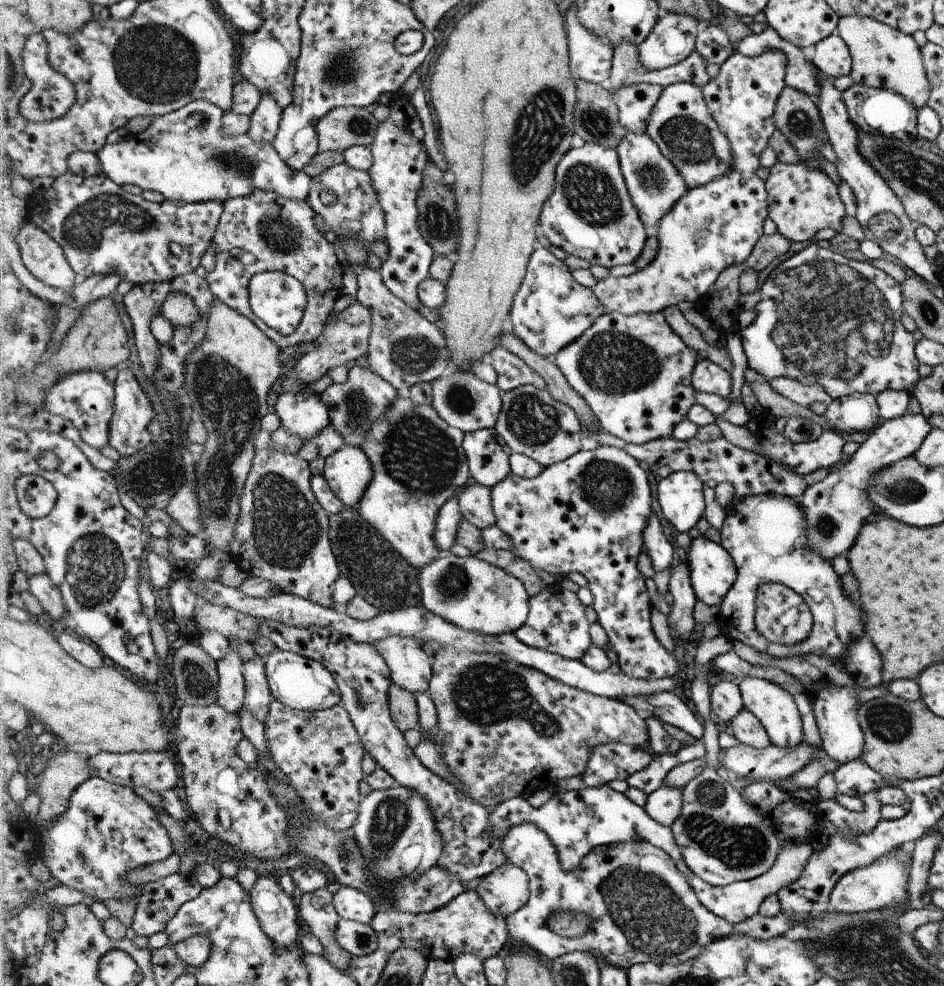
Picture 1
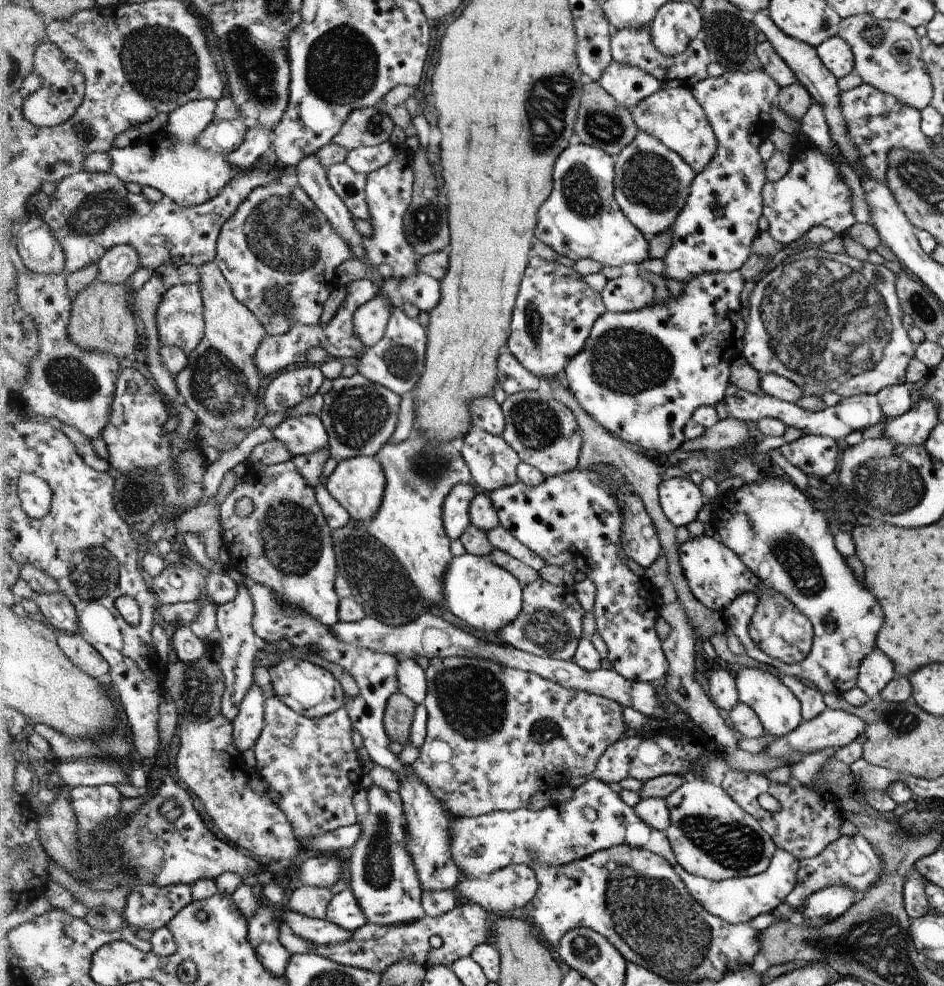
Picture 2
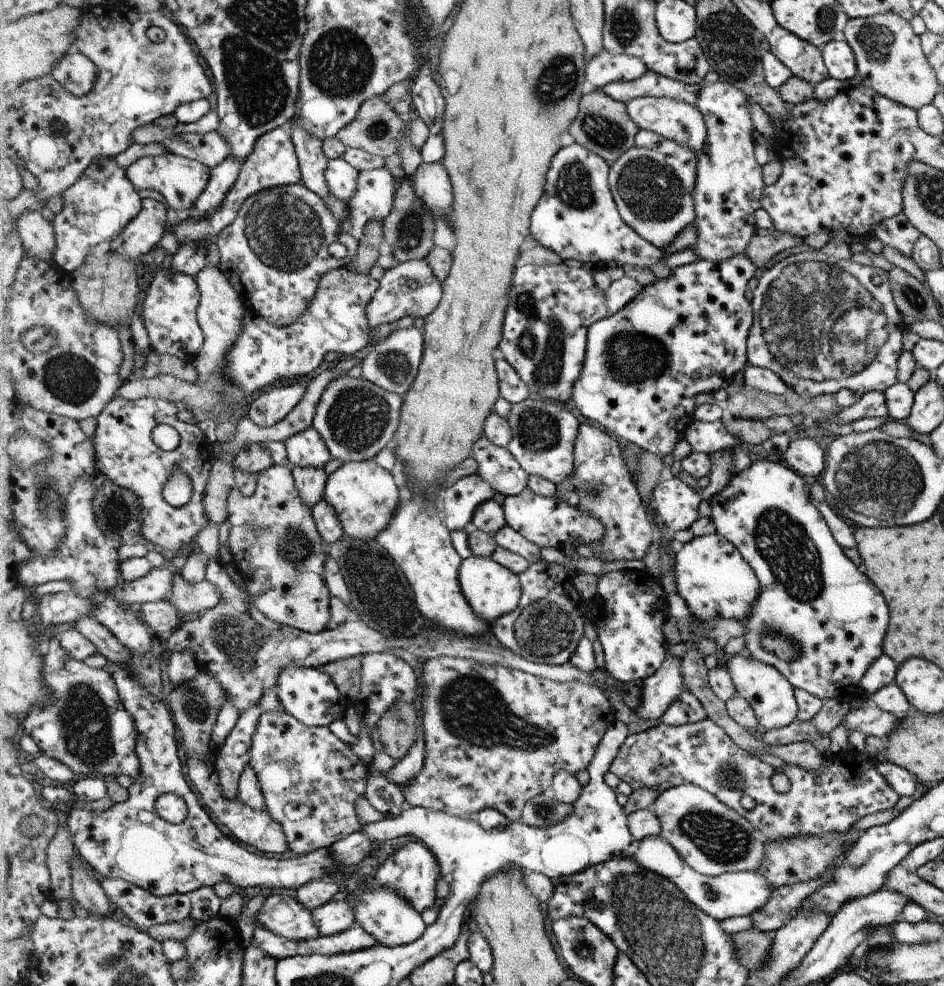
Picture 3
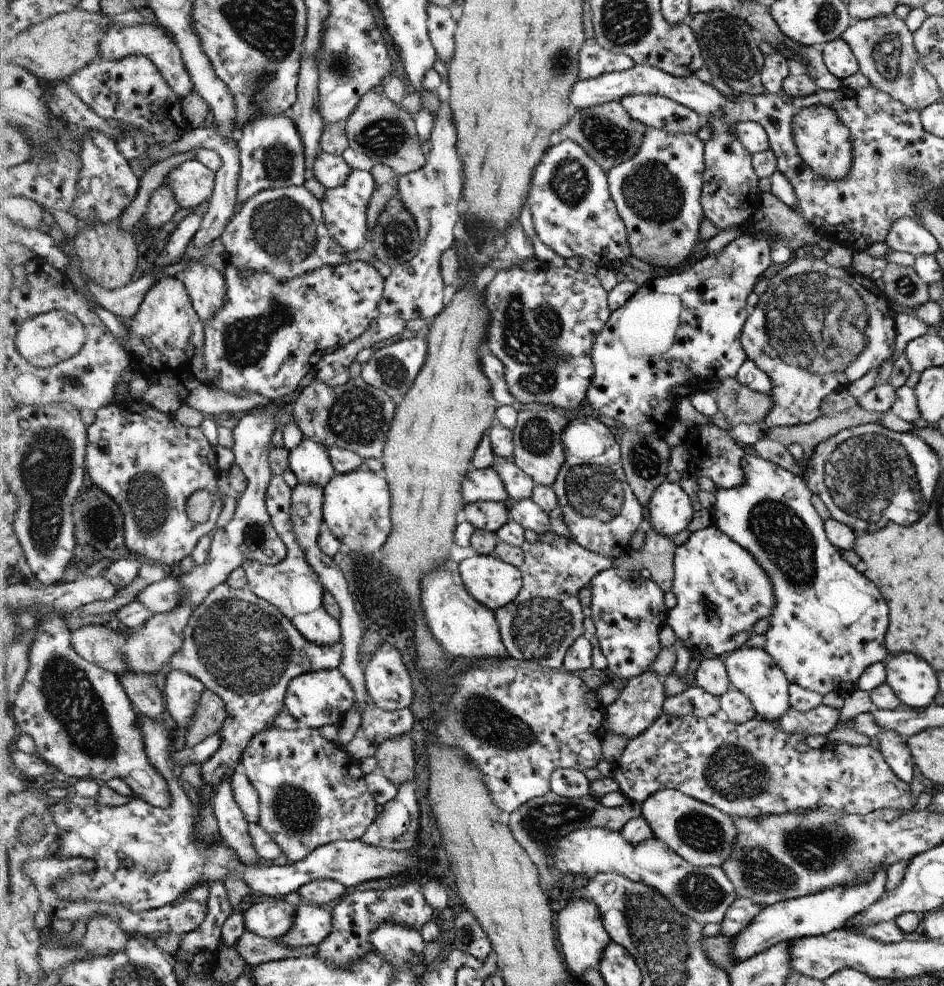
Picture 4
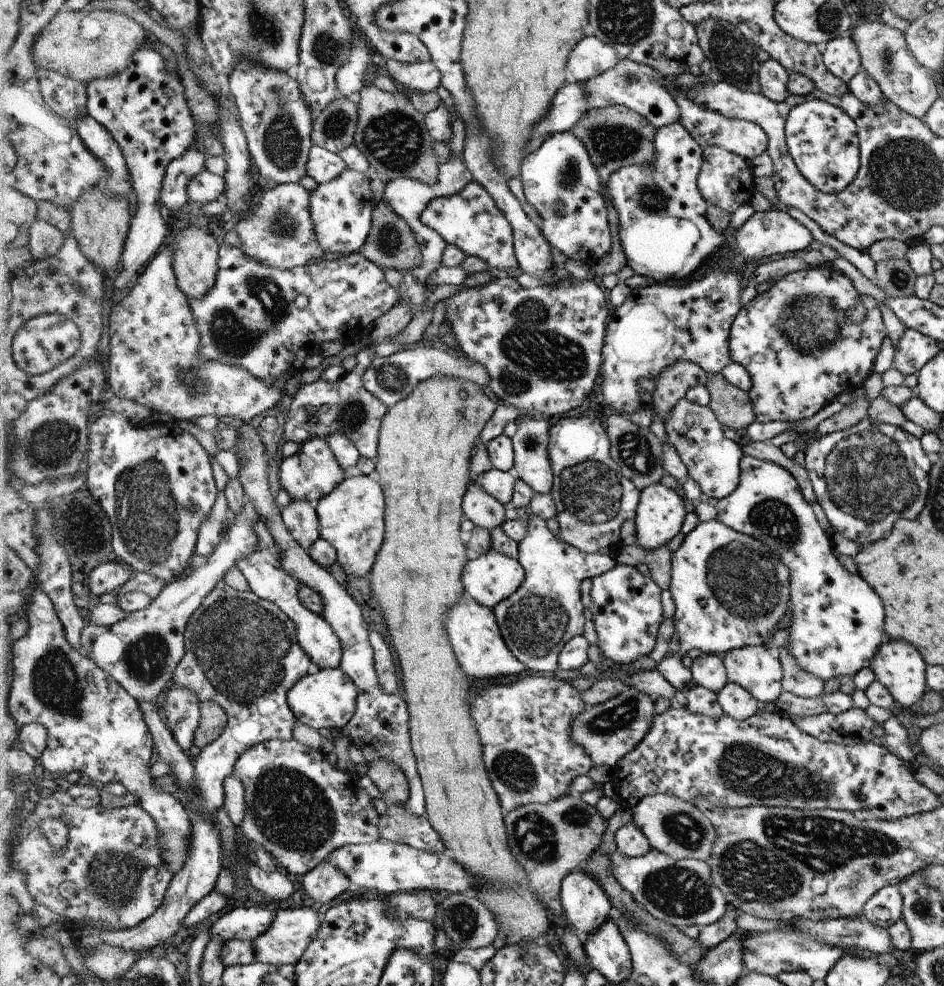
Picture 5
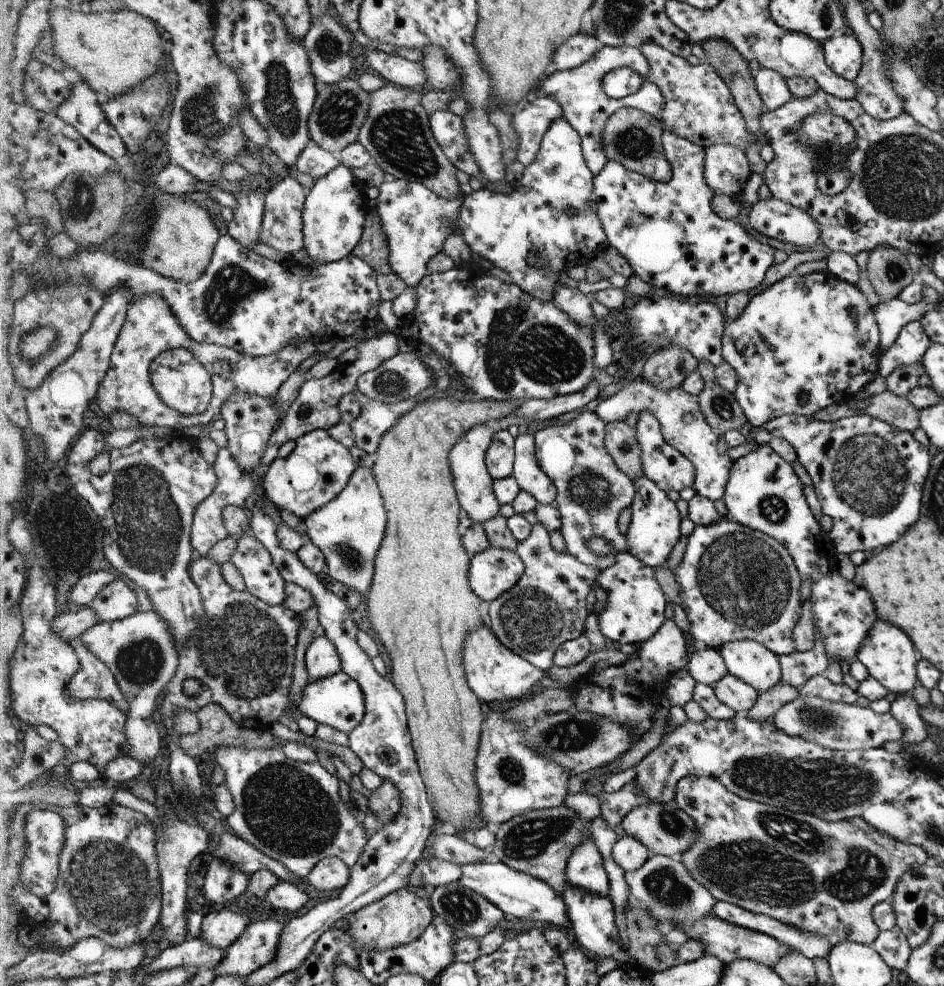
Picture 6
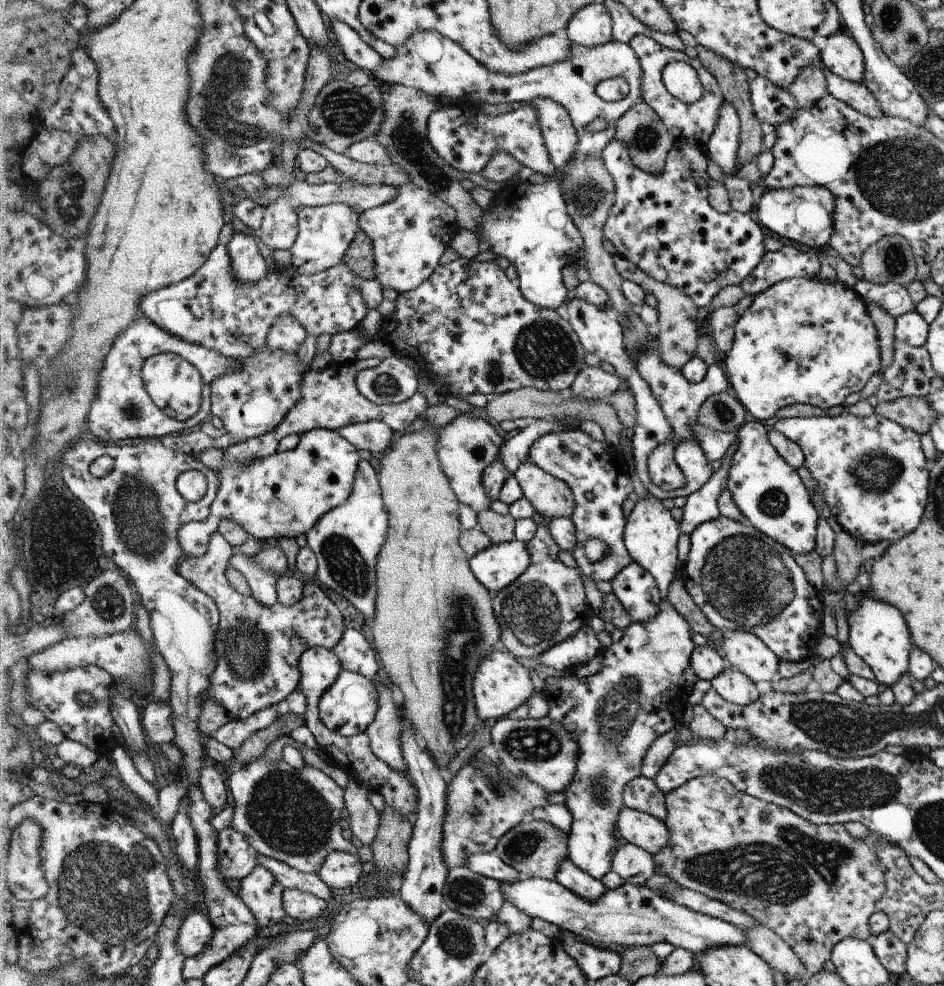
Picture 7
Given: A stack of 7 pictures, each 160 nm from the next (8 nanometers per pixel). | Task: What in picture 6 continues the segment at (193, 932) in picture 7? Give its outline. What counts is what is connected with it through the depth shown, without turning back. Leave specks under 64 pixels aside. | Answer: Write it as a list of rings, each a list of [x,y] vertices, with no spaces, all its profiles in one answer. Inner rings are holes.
[[[231,907],[215,909],[205,916],[200,939],[227,950],[238,942],[250,924],[249,916],[240,910]]]

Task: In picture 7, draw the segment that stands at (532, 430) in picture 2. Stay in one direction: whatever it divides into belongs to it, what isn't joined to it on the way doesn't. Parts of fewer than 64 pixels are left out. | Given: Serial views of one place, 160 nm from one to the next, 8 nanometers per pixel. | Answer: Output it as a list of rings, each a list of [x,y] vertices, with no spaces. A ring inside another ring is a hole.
[[[529,459],[524,461],[514,476],[523,489],[523,496],[544,518],[571,517],[575,512],[575,494],[562,480],[543,471]]]

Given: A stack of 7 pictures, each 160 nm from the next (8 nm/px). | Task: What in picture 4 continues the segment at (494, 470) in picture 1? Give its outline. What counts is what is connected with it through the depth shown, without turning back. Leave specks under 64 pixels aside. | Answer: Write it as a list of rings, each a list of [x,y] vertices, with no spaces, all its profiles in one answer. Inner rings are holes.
[[[496,457],[493,467],[499,472],[506,486],[510,500],[517,503],[531,498],[535,482],[512,459]]]

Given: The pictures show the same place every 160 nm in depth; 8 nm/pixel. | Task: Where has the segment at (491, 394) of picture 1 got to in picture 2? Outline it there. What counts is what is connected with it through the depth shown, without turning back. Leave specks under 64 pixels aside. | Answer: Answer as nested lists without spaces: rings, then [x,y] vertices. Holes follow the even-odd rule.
[[[493,396],[477,398],[469,407],[472,427],[484,429],[486,432],[500,437],[506,429],[506,415],[503,407]]]

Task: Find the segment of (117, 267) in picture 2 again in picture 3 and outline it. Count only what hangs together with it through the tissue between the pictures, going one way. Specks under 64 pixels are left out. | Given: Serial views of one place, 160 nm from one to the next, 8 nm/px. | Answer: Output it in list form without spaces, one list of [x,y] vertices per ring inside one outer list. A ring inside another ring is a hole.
[[[143,199],[142,212],[129,223],[125,230],[124,255],[131,259],[140,258],[159,246],[160,240],[166,236],[168,225],[168,204],[161,199]]]

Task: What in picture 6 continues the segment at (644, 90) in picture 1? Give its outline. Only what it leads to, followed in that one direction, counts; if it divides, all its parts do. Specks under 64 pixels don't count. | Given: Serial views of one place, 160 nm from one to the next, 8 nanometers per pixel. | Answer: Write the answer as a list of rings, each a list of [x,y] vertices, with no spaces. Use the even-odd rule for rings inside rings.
[[[581,32],[569,38],[562,46],[556,48],[552,70],[562,72],[578,68],[592,60],[598,50],[602,50],[602,44],[594,37],[584,35]]]

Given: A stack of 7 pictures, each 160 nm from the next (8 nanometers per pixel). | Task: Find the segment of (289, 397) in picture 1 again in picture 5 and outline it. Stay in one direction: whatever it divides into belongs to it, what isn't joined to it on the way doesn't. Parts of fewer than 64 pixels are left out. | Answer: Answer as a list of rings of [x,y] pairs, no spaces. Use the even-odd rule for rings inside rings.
[[[314,437],[301,443],[300,450],[292,456],[283,458],[277,475],[281,488],[290,495],[292,501],[308,501],[311,504],[332,493],[344,480],[345,470],[338,464],[329,442],[324,437]]]

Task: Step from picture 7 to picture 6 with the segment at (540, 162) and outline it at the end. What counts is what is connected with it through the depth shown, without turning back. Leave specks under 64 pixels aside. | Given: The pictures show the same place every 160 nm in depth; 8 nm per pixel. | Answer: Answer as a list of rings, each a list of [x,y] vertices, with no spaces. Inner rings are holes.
[[[541,94],[527,100],[521,107],[512,111],[512,116],[512,126],[519,139],[517,159],[524,167],[536,161],[536,154],[538,154],[538,150],[542,145],[542,139],[550,126],[552,126],[558,118],[565,118],[564,112],[562,112],[562,106],[560,106],[556,100],[552,100],[550,96],[543,96]],[[449,110],[436,111],[430,115],[430,125],[435,139],[444,149],[444,154],[447,154],[447,157],[451,159],[456,168],[459,168],[462,172],[466,172],[470,176],[478,177],[482,174],[475,156],[469,149],[469,138],[465,135],[464,118]]]

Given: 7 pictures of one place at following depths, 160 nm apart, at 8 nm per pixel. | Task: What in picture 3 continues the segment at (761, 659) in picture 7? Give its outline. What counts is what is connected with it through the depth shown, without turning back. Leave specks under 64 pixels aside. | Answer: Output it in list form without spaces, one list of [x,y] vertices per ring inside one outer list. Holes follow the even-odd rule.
[[[746,653],[733,655],[727,660],[726,668],[734,683],[736,694],[745,698],[755,712],[760,724],[760,730],[779,729],[788,726],[797,717],[797,700],[795,692],[788,678],[775,666],[760,659],[749,656]]]

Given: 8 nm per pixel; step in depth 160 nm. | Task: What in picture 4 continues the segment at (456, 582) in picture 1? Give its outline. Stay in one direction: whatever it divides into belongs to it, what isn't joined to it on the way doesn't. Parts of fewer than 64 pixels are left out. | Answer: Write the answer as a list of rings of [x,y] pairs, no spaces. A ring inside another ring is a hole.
[[[495,554],[477,555],[459,563],[464,586],[491,611],[515,600],[523,588],[523,573]]]

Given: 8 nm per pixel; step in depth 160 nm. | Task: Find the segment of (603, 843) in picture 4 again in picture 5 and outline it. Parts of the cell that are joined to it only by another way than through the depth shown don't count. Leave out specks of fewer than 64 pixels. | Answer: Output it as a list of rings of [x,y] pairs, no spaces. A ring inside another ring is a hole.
[[[652,849],[642,857],[629,857],[616,850],[611,856],[616,880],[654,917],[683,930],[687,926],[705,927],[720,920],[728,910],[723,892],[713,885],[706,861],[673,859]]]

